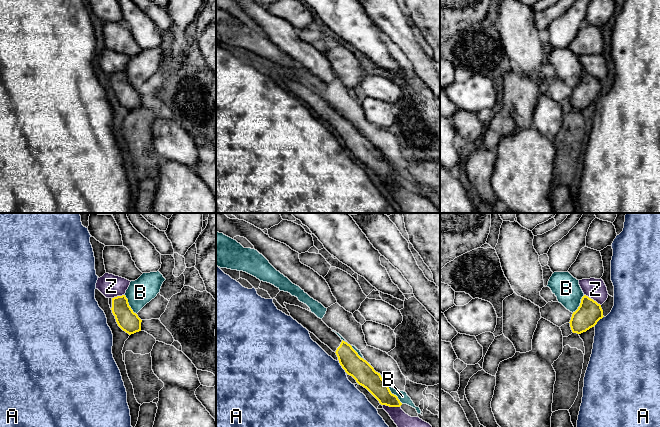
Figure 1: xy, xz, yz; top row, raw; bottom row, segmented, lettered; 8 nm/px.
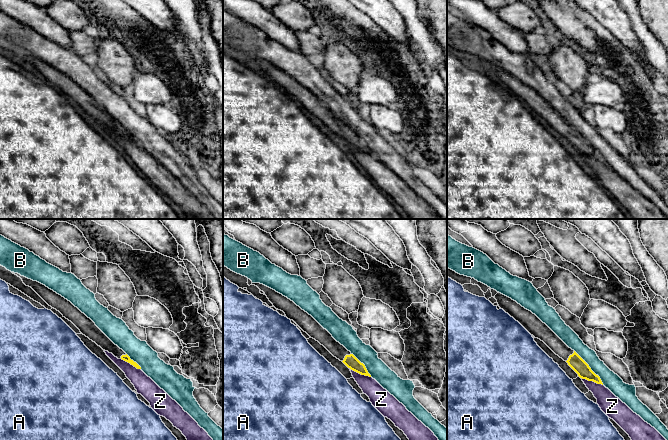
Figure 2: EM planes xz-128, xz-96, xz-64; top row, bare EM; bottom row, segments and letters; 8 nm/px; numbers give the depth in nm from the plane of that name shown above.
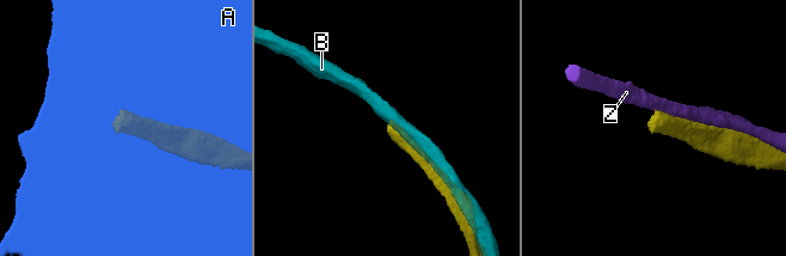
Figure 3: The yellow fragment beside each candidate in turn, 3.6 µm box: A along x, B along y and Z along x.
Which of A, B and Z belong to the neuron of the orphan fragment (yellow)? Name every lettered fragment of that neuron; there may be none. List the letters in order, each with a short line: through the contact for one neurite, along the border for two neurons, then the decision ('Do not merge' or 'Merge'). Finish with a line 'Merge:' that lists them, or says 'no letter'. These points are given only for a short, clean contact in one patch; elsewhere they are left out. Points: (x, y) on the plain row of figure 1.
A: Do not merge
B: Do not merge
Z: Do not merge
Merge: no letter

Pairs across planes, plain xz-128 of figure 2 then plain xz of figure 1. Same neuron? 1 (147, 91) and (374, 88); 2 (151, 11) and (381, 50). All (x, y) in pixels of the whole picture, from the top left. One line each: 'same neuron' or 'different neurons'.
1: same neuron
2: different neurons

